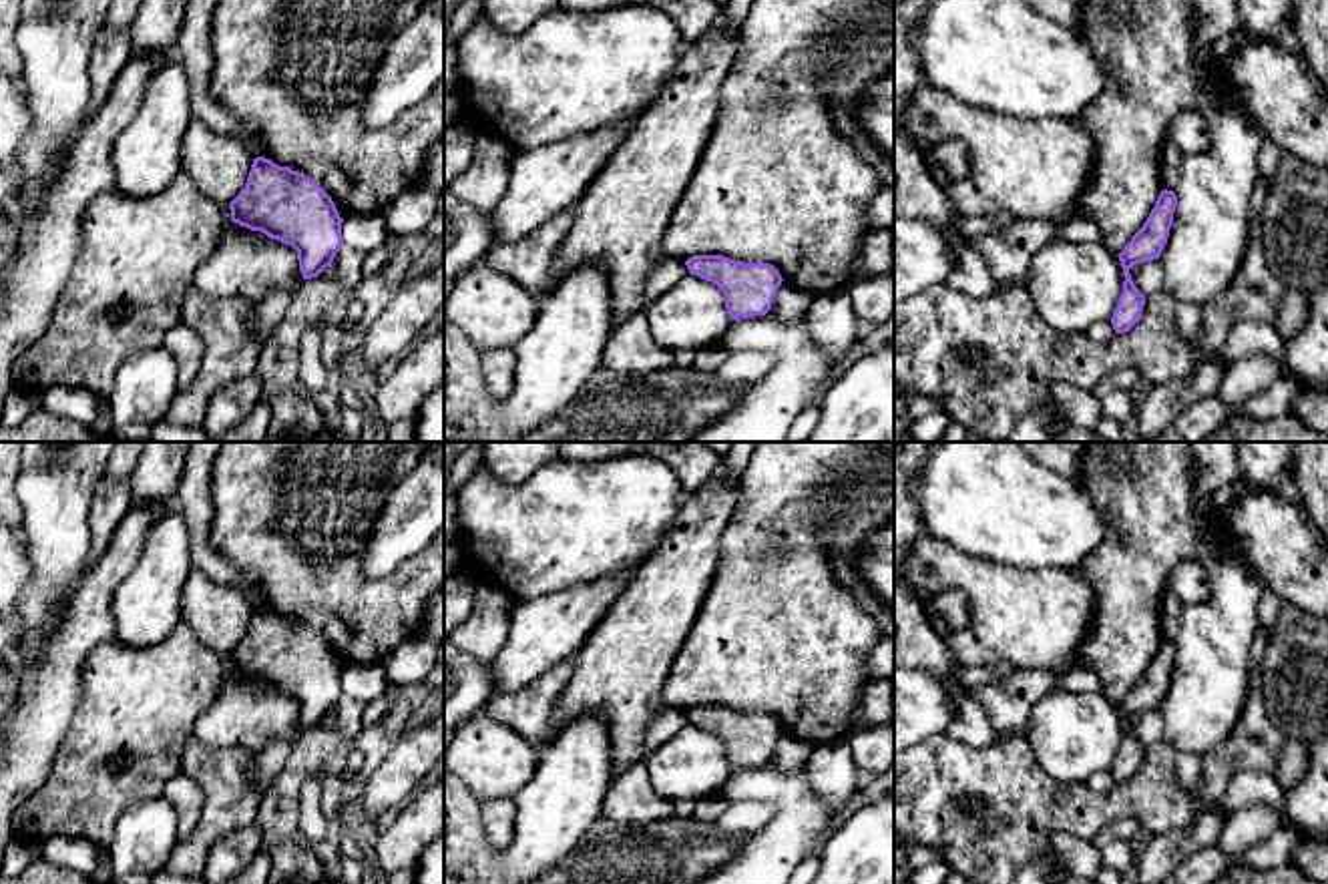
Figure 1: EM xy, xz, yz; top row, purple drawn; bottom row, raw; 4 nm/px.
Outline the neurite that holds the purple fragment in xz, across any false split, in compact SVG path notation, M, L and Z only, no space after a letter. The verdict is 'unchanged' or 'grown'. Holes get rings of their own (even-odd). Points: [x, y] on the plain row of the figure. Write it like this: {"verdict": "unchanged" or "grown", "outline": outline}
{"verdict": "unchanged", "outline": "M693 705L685 715L691 725L723 741L731 769L765 765L784 731L769 713L743 713L723 705Z"}

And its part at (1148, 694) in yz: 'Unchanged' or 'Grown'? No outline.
Unchanged

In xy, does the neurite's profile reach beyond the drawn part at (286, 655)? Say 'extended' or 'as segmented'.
as segmented

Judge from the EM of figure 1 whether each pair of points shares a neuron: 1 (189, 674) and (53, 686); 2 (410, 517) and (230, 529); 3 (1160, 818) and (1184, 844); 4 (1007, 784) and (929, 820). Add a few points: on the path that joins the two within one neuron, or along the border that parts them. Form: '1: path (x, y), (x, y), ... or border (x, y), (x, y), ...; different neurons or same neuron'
1: border (103, 641), (83, 664), (81, 700), (67, 728); different neurons
2: border (400, 477), (374, 523), (360, 563); different neurons
3: border (1210, 804), (1188, 826), (1154, 838); different neurons
4: path (985, 786), (965, 786), (941, 798); same neuron

